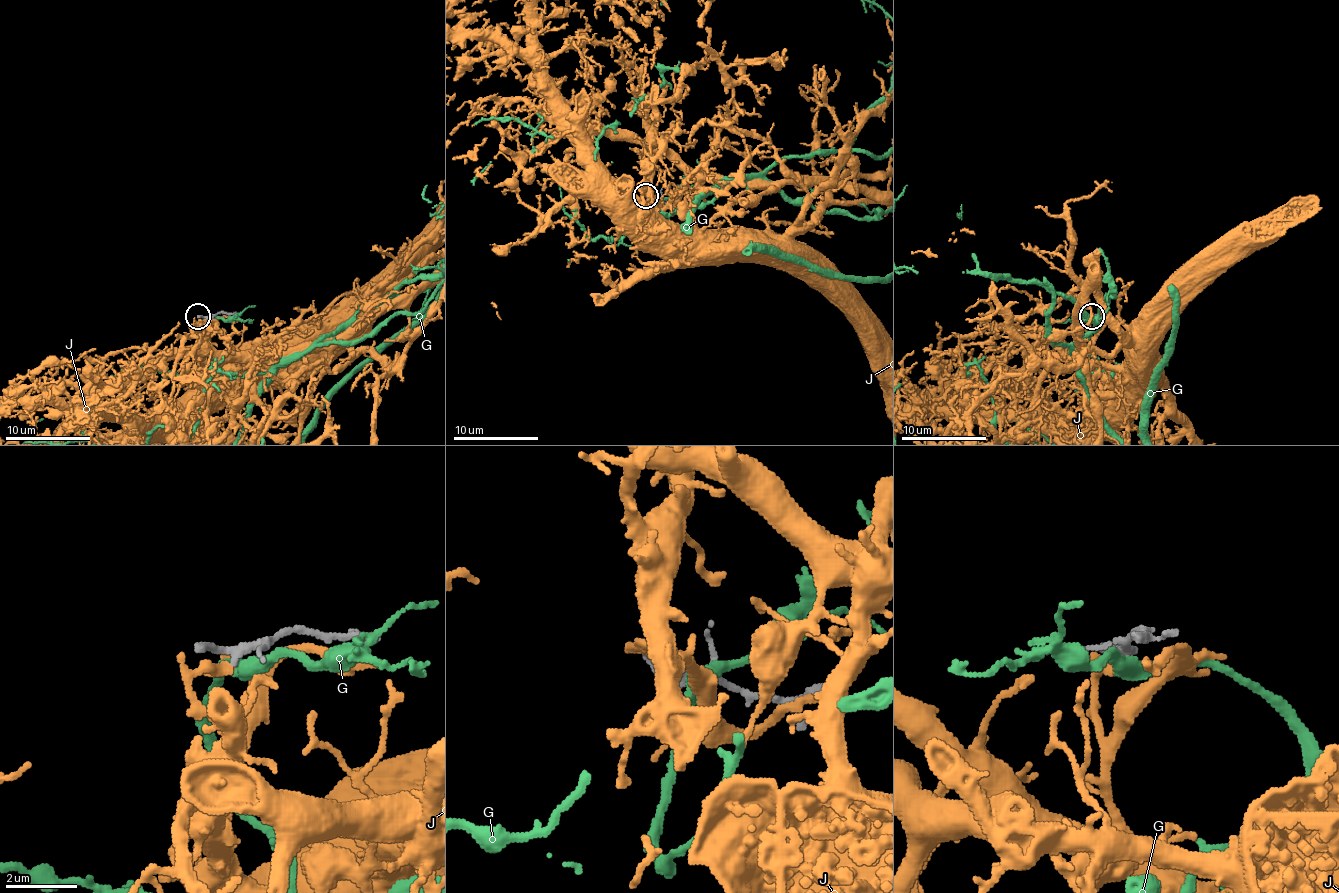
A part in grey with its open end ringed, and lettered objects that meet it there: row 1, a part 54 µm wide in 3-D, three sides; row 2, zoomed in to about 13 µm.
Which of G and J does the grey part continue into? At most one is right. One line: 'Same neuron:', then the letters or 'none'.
Same neuron: none

